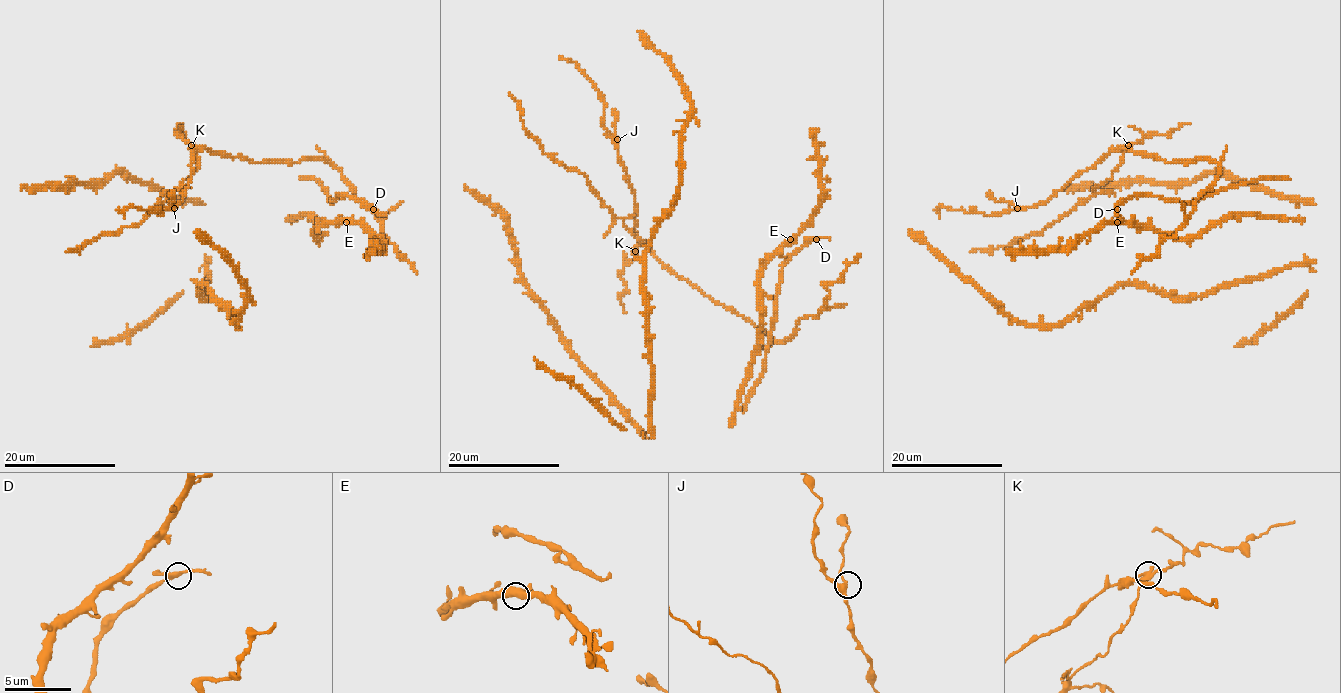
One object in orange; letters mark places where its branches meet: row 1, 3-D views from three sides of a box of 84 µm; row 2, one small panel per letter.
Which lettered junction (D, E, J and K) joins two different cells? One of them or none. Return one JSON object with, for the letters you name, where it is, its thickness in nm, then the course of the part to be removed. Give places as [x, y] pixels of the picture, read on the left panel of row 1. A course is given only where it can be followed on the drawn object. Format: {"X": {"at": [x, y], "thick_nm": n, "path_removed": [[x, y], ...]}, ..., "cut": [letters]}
{"K": {"at": [191, 145], "thick_nm": 340, "path_removed": [[192, 145], [199, 166], [143, 220], [118, 231], [110, 231], [66, 252]]}, "cut": ["K"]}

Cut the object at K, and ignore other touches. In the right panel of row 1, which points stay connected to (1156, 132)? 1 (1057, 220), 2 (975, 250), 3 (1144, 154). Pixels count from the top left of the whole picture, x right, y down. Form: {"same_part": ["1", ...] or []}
{"same_part": ["1", "2"]}

